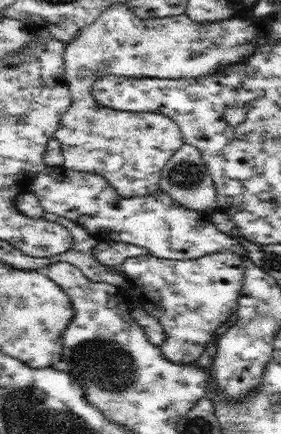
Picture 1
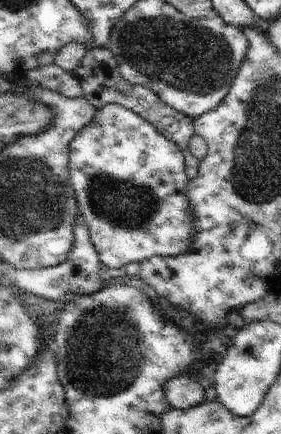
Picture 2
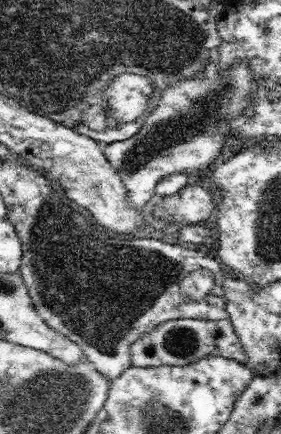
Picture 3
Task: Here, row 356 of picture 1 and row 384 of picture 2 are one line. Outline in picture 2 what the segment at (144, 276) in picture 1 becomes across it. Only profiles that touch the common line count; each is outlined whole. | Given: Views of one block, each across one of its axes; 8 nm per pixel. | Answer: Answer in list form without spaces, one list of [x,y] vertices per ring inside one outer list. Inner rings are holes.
[[[181,374],[165,384],[165,400],[171,404],[173,410],[189,410],[193,406],[199,406],[205,402],[203,398],[203,388],[193,382],[189,374]]]

